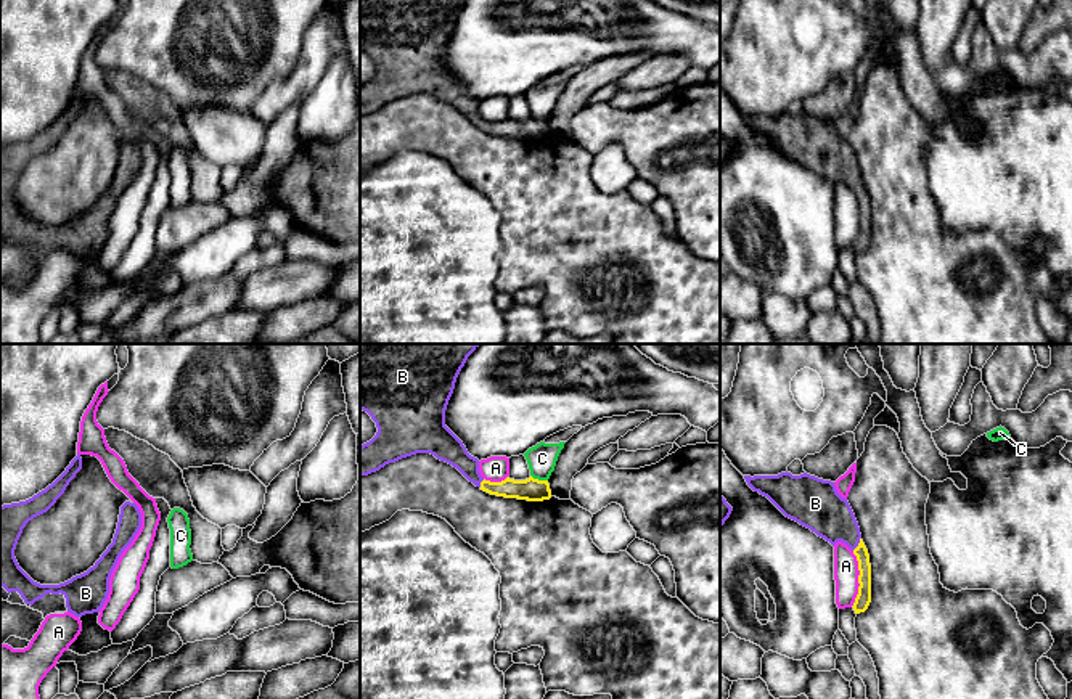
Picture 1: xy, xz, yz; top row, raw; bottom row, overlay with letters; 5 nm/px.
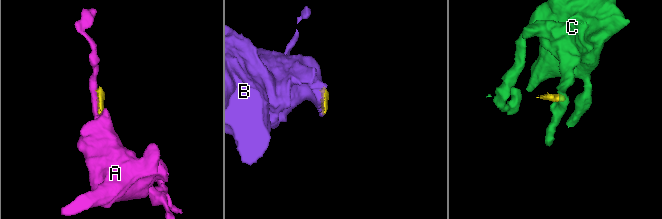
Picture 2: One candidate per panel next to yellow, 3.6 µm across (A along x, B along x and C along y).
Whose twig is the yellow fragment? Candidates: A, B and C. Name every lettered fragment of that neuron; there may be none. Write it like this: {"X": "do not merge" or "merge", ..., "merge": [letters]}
{"A": "do not merge", "B": "merge", "C": "do not merge", "merge": ["B"]}

